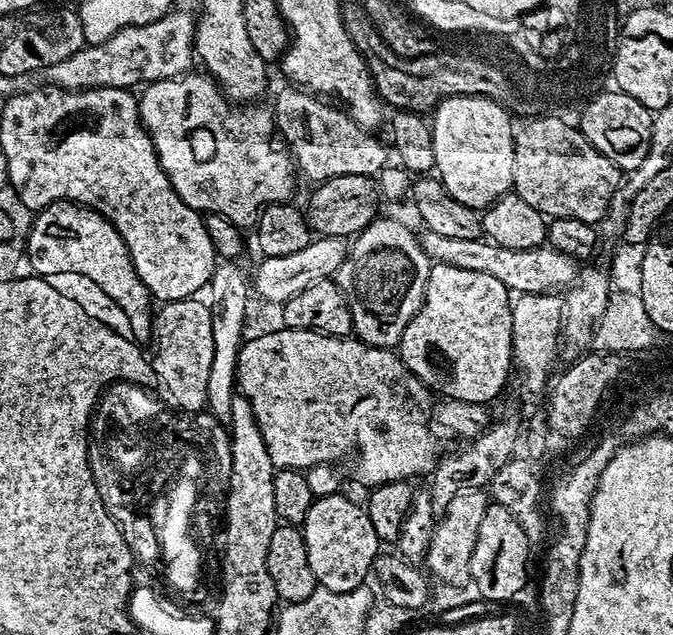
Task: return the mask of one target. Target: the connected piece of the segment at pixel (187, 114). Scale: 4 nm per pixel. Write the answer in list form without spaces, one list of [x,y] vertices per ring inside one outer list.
[[[192,75],[145,83],[144,93],[138,96],[140,121],[152,139],[162,170],[184,202],[201,214],[225,216],[237,228],[251,229],[264,205],[282,204],[293,199],[292,187],[298,181],[298,169],[291,155],[279,143],[272,144],[274,113],[271,107],[248,106],[245,112],[239,112],[236,109],[239,107],[230,103],[211,76]]]

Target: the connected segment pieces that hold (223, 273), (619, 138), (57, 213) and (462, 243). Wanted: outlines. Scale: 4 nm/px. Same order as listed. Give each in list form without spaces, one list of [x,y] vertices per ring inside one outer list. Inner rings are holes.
[[[236,262],[217,263],[212,279],[206,289],[207,306],[210,310],[210,327],[214,329],[214,363],[210,365],[210,379],[206,398],[206,408],[214,418],[227,426],[230,422],[230,405],[238,394],[236,382],[236,359],[240,346],[246,339],[244,319],[248,316],[248,292],[250,296],[250,276],[240,269]]]
[[[620,92],[615,98],[603,95],[599,100],[590,102],[579,115],[578,127],[581,134],[598,151],[606,154],[606,158],[610,158],[610,162],[614,162],[621,173],[627,174],[642,166],[650,150],[653,118],[653,113],[649,112],[646,106],[642,106],[642,102],[630,98],[630,94],[625,92]]]
[[[60,200],[39,209],[35,213],[32,227],[26,233],[26,251],[33,273],[46,277],[52,274],[80,274],[105,292],[107,299],[120,307],[128,319],[127,331],[132,336],[142,331],[142,326],[154,320],[154,301],[146,290],[122,234],[101,212],[87,208],[70,200]],[[153,307],[153,308],[152,308]]]
[[[427,230],[421,231],[419,238],[429,260],[446,266],[458,266],[458,270],[478,270],[478,274],[490,274],[490,278],[498,278],[498,282],[502,282],[502,286],[506,286],[512,294],[524,292],[525,297],[556,294],[559,288],[567,290],[576,283],[577,261],[547,246],[510,250],[487,238],[446,238],[443,234]]]

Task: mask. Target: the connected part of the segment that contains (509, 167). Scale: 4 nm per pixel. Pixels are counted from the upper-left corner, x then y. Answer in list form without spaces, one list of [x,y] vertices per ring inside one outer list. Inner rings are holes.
[[[448,96],[438,105],[431,113],[430,123],[432,126],[432,137],[434,138],[434,158],[436,159],[435,171],[438,173],[438,179],[444,185],[444,189],[452,195],[459,204],[465,204],[477,210],[488,208],[498,198],[502,198],[506,193],[513,191],[512,179],[514,178],[514,142],[516,141],[514,135],[513,117],[510,115],[508,109],[503,108],[497,100],[490,100],[487,96]]]

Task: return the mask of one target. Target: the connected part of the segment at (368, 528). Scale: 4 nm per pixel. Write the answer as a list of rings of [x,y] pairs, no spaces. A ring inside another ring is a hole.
[[[345,494],[318,496],[306,514],[302,531],[306,542],[306,558],[319,587],[331,592],[349,592],[369,579],[372,564],[381,555],[382,542],[374,534],[367,507],[355,504]]]

